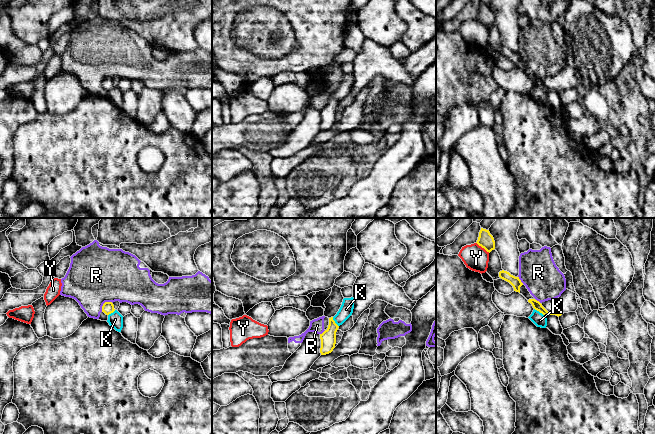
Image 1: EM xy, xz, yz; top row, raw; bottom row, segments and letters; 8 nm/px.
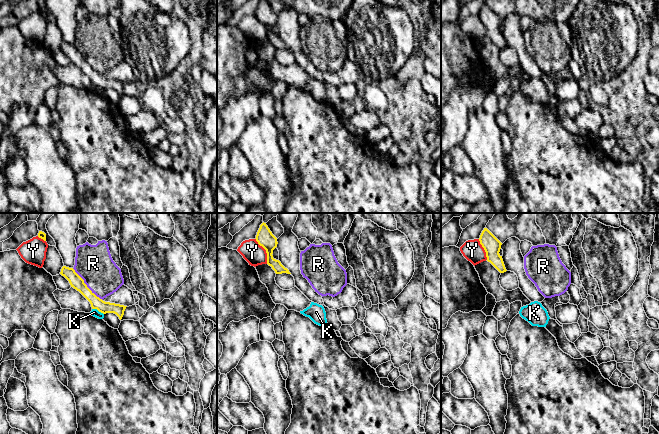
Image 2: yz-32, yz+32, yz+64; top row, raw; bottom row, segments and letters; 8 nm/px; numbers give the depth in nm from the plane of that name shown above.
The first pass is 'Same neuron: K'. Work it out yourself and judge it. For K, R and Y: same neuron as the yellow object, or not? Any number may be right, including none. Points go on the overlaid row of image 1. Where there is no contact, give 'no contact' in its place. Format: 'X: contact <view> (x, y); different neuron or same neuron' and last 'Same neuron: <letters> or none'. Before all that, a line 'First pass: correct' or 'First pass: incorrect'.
First pass: incorrect
K: contact yz (540, 312); different neuron
R: contact xy (104, 303); different neuron
Y: contact yz (483, 247); different neuron
Same neuron: none

